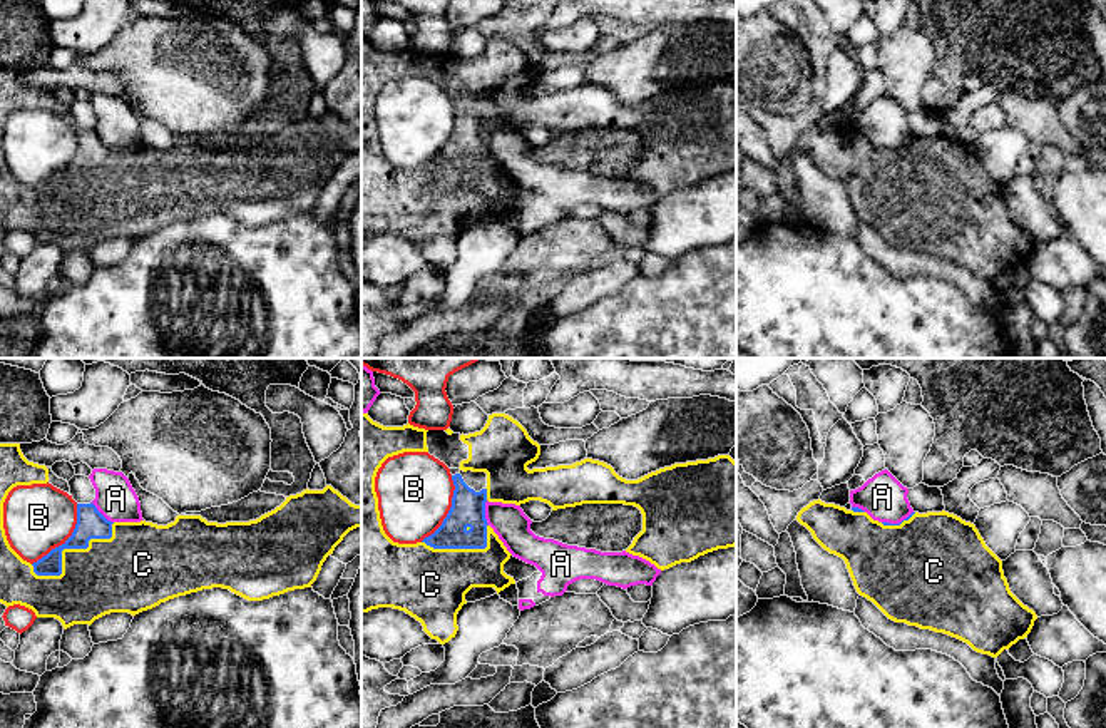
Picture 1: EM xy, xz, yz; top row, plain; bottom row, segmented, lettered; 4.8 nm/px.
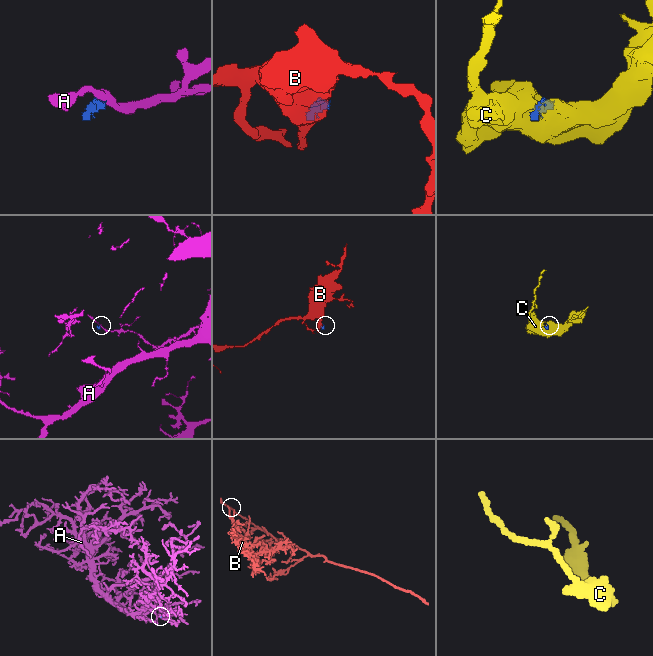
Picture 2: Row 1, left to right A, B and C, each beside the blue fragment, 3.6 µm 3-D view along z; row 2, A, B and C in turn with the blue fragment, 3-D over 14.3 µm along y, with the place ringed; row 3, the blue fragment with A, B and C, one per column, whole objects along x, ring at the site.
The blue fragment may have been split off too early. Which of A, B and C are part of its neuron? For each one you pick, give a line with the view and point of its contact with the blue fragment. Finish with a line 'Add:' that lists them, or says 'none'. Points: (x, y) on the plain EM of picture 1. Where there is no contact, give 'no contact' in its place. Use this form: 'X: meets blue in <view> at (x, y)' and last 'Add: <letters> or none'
C: meets blue in xy at (69, 173)
Add: C

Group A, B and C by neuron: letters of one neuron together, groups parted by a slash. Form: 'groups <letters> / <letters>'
groups A / B / C

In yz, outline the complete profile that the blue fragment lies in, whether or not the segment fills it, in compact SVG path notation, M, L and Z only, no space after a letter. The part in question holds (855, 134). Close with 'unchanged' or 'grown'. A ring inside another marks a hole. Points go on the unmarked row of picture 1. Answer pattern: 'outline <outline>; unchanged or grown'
outline M818 124L803 132L796 146L812 157L825 176L845 186L857 218L895 248L949 259L967 268L977 278L997 283L1004 274L1027 263L1037 244L1036 238L1011 218L1002 186L986 171L975 151L954 139L945 136L912 137L902 147L888 149L873 146L858 132L847 136Z; grown

